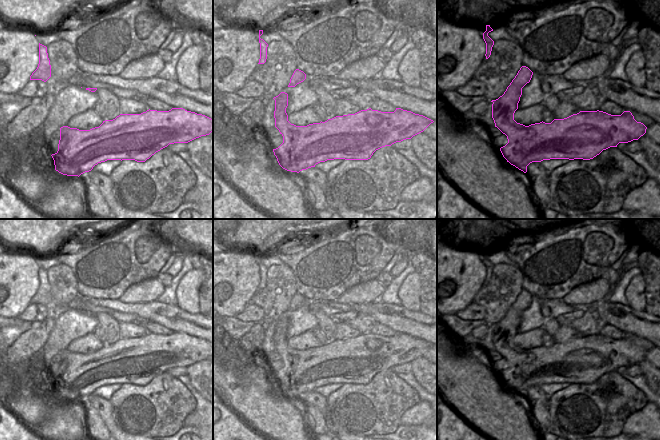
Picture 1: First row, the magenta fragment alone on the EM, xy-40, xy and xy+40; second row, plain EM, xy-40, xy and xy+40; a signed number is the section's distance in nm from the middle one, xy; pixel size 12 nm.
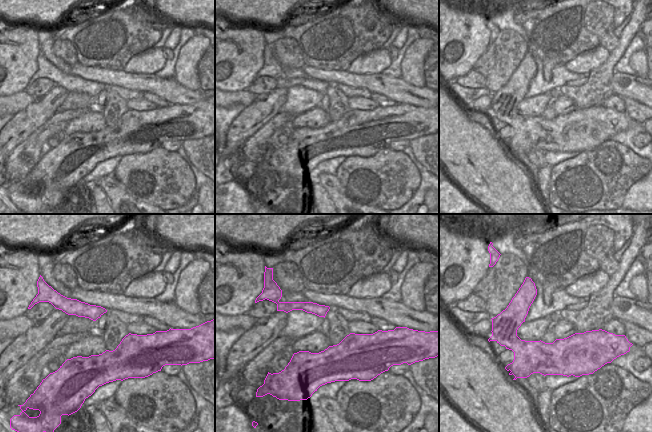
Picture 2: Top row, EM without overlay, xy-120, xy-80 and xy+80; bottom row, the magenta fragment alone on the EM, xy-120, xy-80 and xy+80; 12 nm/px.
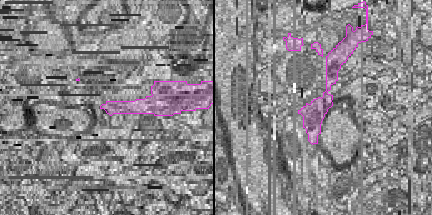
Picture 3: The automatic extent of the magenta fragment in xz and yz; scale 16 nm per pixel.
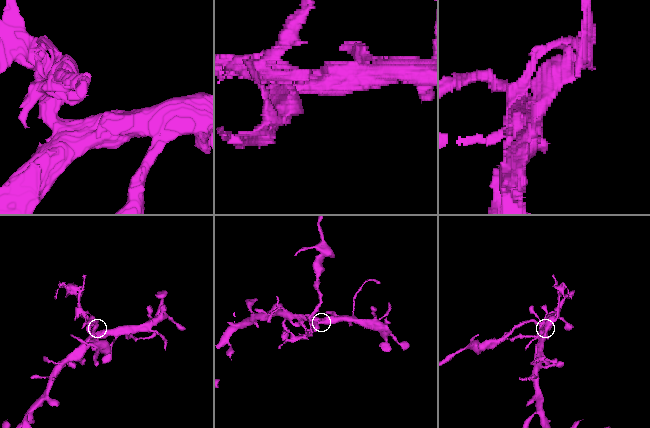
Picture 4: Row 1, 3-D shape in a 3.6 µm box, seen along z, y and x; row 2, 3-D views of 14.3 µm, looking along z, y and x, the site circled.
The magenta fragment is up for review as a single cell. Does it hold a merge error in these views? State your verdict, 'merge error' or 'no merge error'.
merge error

